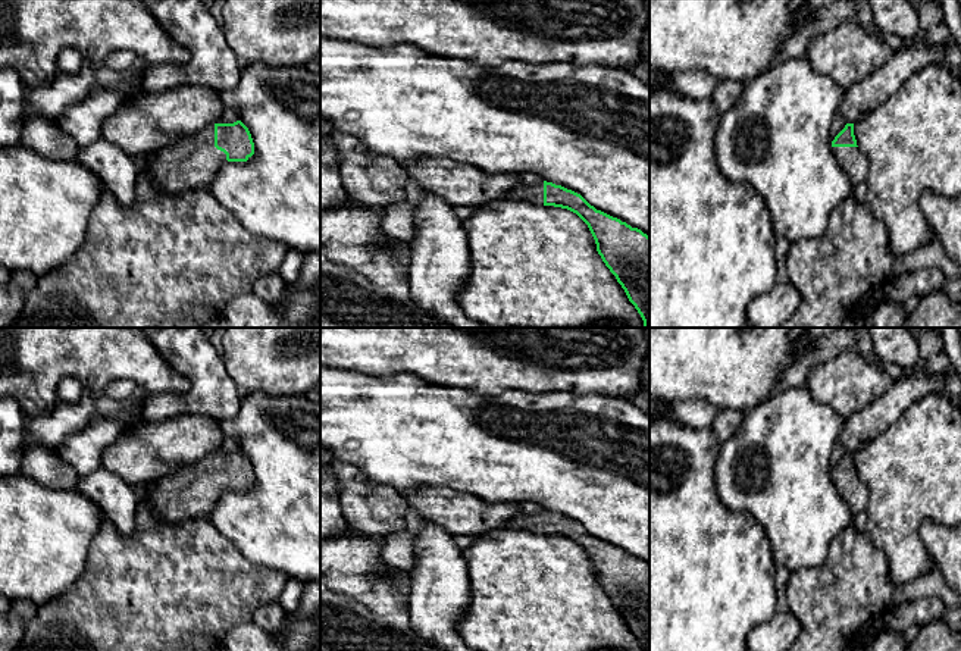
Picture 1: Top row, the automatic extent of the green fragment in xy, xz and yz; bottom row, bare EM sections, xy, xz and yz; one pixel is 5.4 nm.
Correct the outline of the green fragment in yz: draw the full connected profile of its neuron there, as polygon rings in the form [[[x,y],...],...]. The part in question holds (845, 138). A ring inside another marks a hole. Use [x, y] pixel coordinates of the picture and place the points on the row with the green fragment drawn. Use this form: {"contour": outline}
{"contour": [[[854,123],[845,125],[845,128],[832,141],[832,147],[833,154],[854,187],[867,179],[868,160],[857,145]]]}

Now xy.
{"contour": [[[241,121],[212,123],[172,147],[156,150],[144,170],[163,193],[181,194],[209,188],[226,160],[247,162],[253,154],[251,134]]]}

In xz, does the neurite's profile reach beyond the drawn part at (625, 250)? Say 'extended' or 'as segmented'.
extended

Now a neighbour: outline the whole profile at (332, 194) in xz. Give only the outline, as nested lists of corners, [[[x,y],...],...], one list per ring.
[[[320,135],[320,212],[341,207],[348,200],[338,172],[338,160],[329,135]]]

